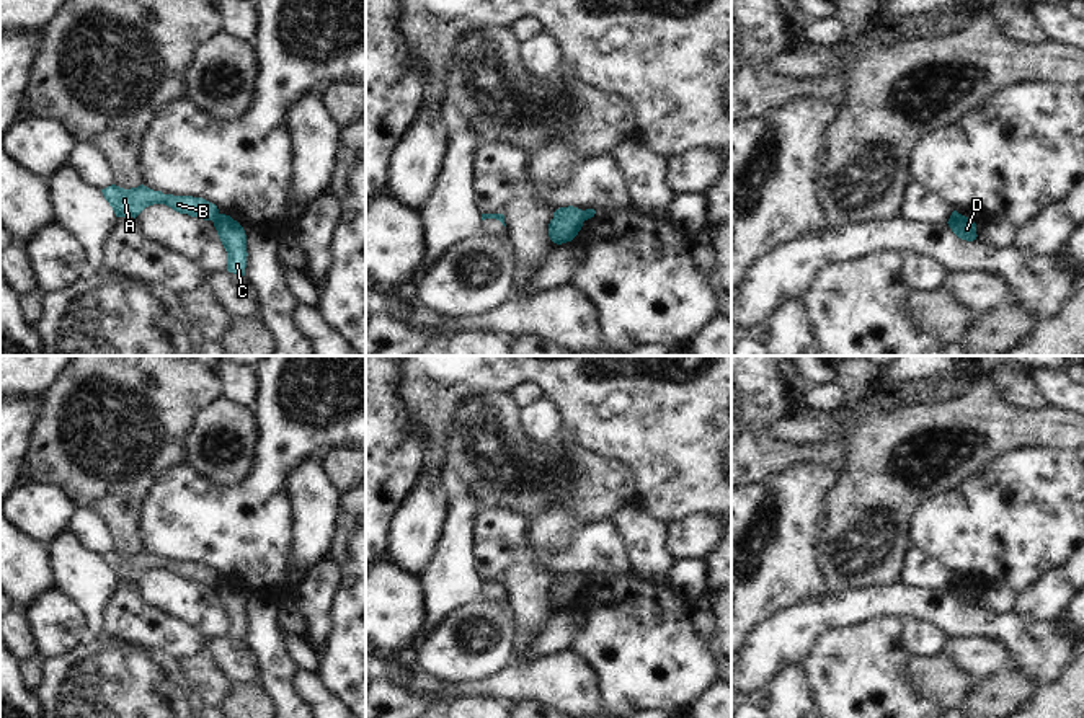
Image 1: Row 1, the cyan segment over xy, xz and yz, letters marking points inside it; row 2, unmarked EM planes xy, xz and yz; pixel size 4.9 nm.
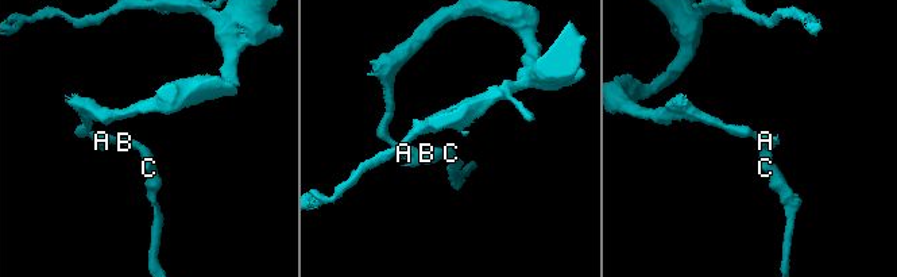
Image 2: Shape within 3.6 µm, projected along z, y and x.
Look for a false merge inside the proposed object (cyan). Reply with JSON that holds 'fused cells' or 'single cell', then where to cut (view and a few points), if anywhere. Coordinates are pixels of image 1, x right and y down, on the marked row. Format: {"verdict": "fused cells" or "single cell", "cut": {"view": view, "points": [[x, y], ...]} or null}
{"verdict": "fused cells", "cut": {"view": "xy", "points": [[219, 214], [213, 221]]}}

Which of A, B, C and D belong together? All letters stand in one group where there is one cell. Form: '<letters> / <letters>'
A B / C D

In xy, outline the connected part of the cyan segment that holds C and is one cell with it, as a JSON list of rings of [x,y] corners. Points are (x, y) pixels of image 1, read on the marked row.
[[[225,214],[217,215],[217,219],[214,220],[214,227],[227,251],[227,271],[245,276],[248,253],[243,227]]]

